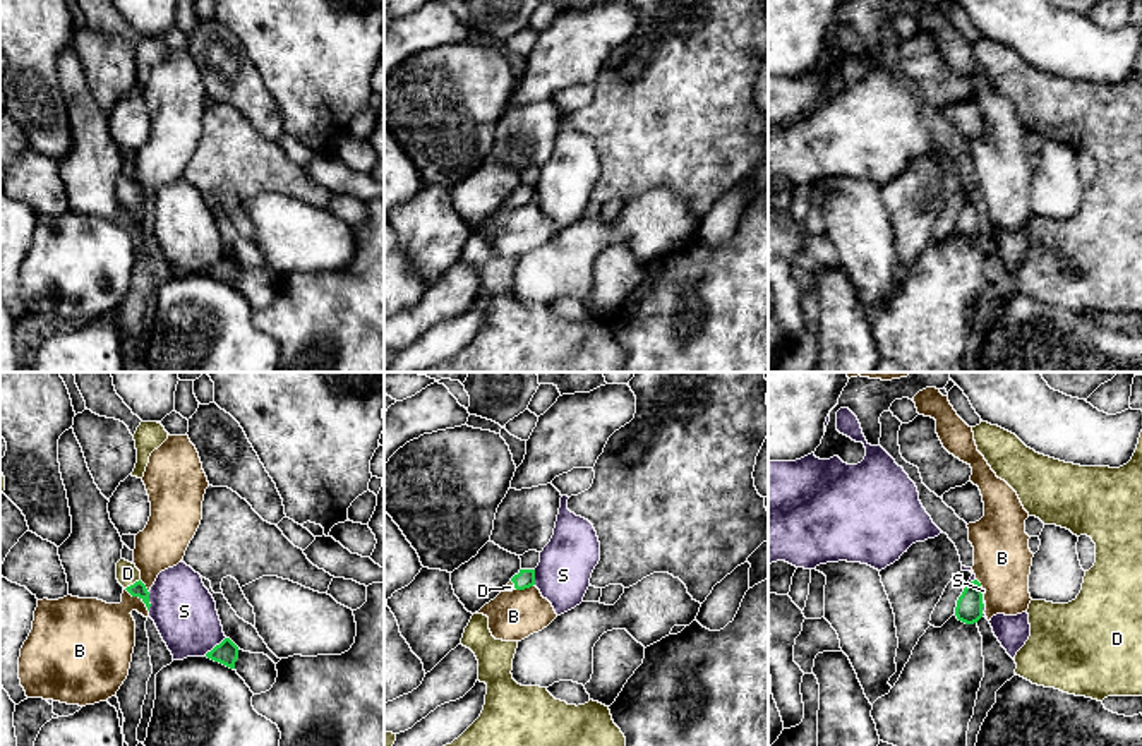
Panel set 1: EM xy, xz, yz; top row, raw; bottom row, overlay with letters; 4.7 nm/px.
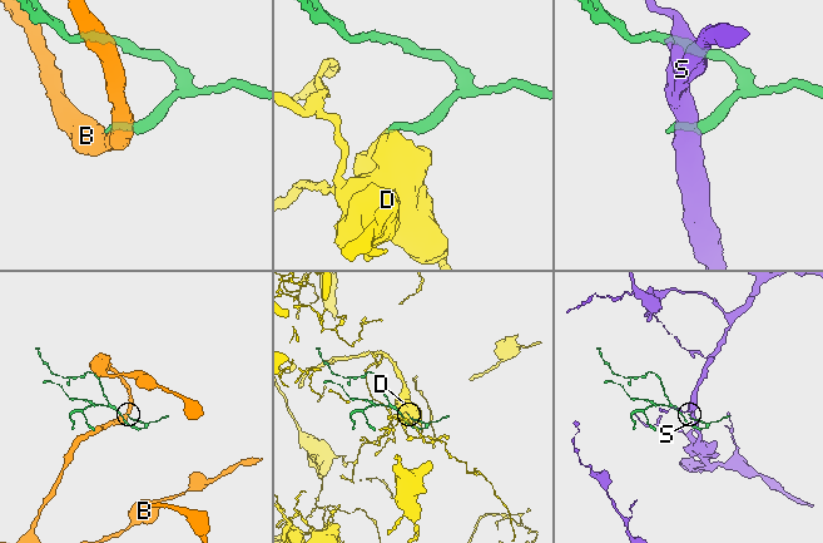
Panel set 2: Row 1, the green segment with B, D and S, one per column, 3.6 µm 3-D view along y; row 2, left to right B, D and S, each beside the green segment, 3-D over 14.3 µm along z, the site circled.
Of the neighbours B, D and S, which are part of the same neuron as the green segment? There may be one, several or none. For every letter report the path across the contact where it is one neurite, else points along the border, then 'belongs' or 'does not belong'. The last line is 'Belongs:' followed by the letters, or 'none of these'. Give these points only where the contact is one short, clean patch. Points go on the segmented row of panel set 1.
B: along xy (124, 589), (136, 595), (148, 611) | does not belong
D: across xy (138, 589), (134, 583), (127, 573) | belongs
S: along xy (225, 637), (204, 655) | does not belong
Belongs: D

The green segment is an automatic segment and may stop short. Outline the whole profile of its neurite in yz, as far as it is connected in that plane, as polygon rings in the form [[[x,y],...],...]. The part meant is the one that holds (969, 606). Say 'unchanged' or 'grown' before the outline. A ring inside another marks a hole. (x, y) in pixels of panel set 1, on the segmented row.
unchanged; [[[977,580],[965,585],[957,600],[955,616],[965,624],[974,624],[983,617],[983,587]]]

